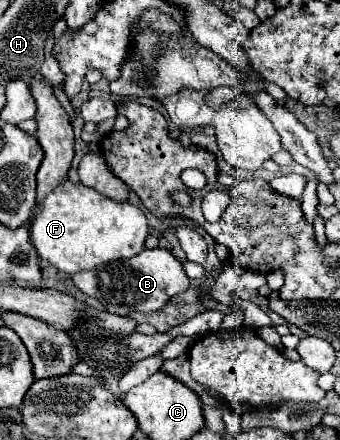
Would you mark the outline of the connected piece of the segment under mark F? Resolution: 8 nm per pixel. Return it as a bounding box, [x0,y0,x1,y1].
[28,182,148,274]

